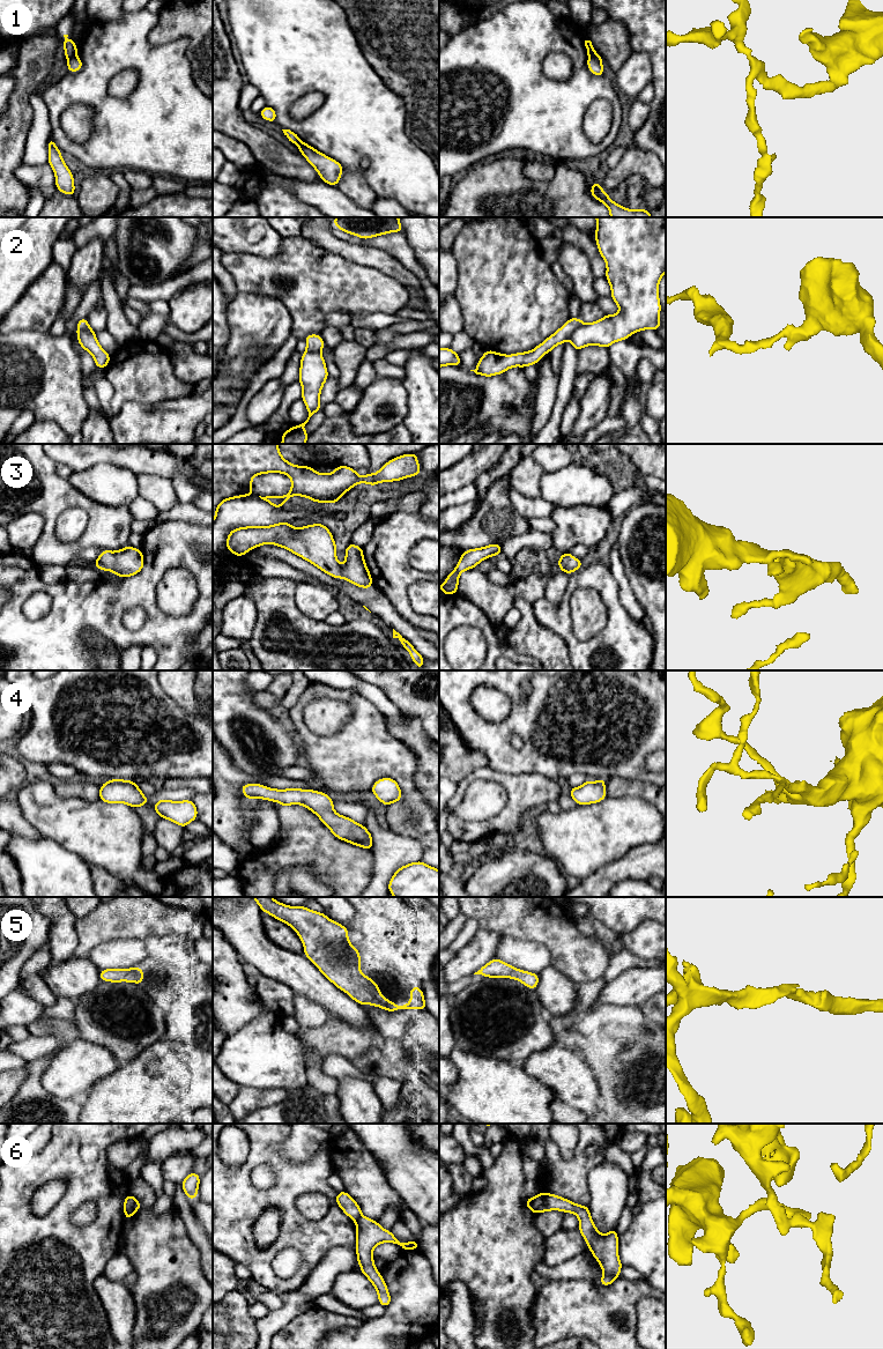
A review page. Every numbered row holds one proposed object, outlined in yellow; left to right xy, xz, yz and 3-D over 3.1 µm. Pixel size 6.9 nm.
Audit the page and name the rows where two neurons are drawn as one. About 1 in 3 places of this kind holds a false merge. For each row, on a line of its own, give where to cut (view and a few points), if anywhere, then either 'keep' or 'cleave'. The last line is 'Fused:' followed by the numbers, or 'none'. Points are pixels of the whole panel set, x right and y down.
1: cut xy (75, 53), (68, 60); cleave
2: cut yz (584, 324), (579, 325), (569, 336); cleave
3: cut none; keep
4: cut none; keep
5: cut none; keep
6: cut yz (534, 1198), (533, 1212); cleave
Fused: 1, 2, 6

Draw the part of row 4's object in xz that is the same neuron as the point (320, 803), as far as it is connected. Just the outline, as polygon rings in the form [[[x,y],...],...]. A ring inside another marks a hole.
[[[245,784],[240,791],[246,799],[264,799],[281,803],[284,808],[289,805],[302,805],[314,813],[332,833],[353,845],[372,850],[372,835],[363,824],[334,811],[334,801],[327,793],[313,790],[269,788],[261,784]]]

